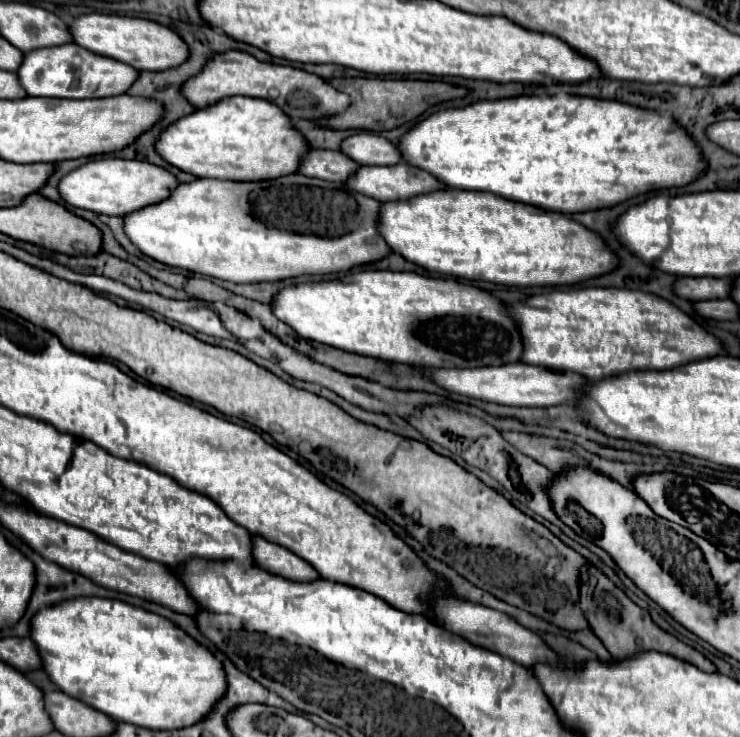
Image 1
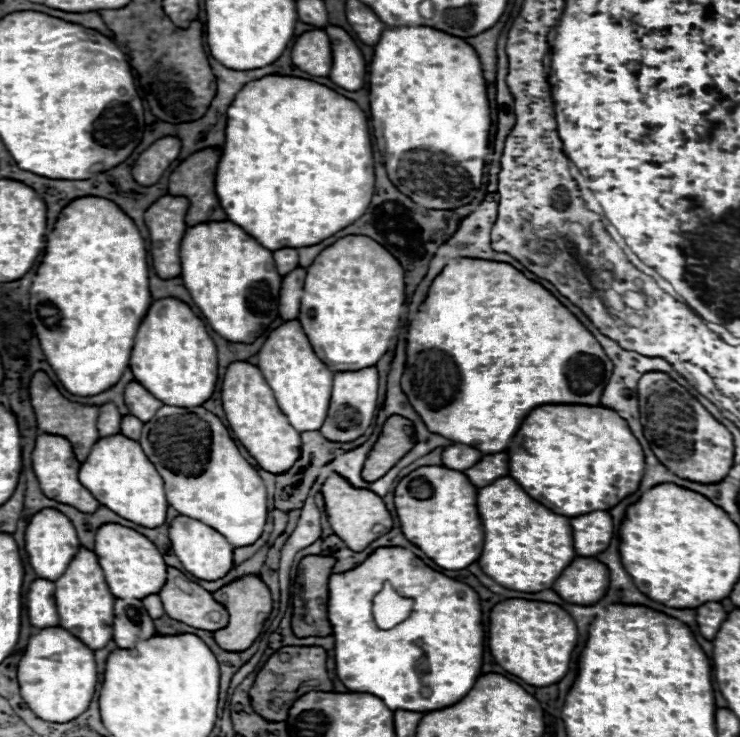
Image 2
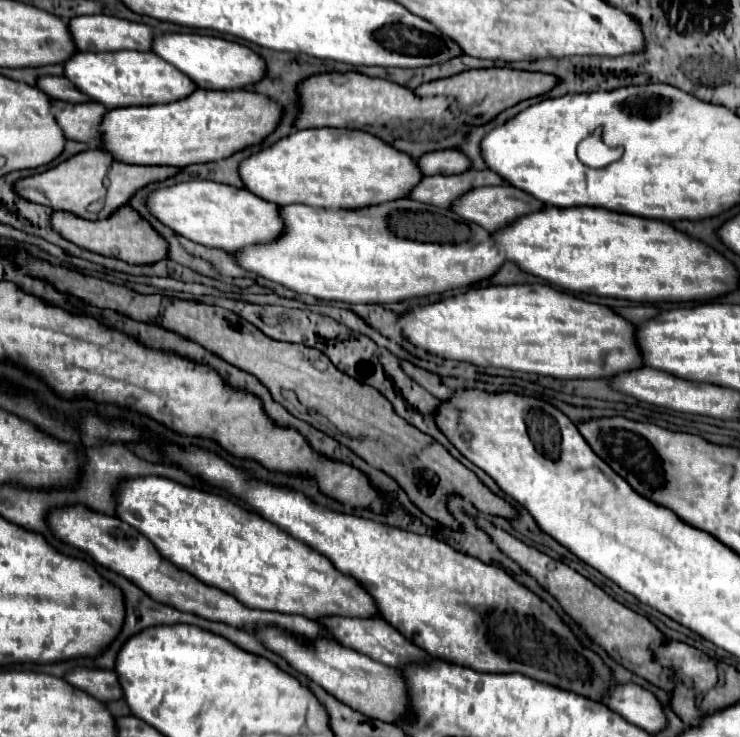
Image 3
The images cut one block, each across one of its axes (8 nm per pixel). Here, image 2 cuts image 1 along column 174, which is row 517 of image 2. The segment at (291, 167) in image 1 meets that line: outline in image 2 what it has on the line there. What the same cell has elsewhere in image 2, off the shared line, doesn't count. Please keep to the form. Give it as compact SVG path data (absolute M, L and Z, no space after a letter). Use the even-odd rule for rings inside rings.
M122 434L100 438L98 444L94 444L88 460L80 464L78 478L102 506L116 512L118 516L144 528L158 528L166 522L168 504L162 478L158 476L154 464L146 460L146 454L138 442L126 440Z

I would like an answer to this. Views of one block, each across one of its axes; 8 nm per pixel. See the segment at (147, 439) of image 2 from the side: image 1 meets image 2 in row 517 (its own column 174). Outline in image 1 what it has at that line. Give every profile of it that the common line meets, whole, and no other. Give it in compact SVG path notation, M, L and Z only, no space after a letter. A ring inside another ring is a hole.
M286 174L286 176L278 176L272 180L260 180L260 182L234 182L234 180L214 180L214 178L196 178L192 182L180 182L172 194L166 200L160 200L156 204L148 204L144 208L138 208L136 214L124 214L124 232L128 236L128 240L146 256L154 258L156 262L168 264L168 266L176 266L176 268L184 268L188 272L196 272L196 274L204 274L204 276L214 276L220 280L228 280L228 282L266 282L266 280L284 280L284 278L296 278L296 276L318 276L318 274L330 274L330 272L346 272L358 264L368 264L374 260L384 258L386 254L390 254L390 248L384 244L384 240L378 236L376 232L376 218L378 218L378 210L380 210L380 202L372 200L364 194L358 194L354 190L350 190L348 186L342 186L338 182L328 182L328 180L320 180L320 178L308 178L304 174Z

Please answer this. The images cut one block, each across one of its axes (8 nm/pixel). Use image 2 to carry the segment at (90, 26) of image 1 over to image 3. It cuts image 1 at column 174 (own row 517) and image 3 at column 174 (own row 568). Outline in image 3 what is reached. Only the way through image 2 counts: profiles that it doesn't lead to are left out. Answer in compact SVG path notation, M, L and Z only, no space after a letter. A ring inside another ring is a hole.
M158 34L152 48L160 58L174 64L180 72L192 78L198 88L216 88L216 90L236 90L258 84L266 76L266 62L248 46L230 42L218 36L202 34Z

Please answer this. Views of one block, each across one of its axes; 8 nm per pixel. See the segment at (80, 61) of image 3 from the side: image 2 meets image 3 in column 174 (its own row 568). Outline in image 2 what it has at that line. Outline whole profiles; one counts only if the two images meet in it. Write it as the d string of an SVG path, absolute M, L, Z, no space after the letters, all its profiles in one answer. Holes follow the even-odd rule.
M80 548L78 556L70 562L66 576L56 582L56 608L60 614L60 626L74 634L82 644L92 650L104 648L112 640L112 614L114 614L114 596L108 592L96 554Z

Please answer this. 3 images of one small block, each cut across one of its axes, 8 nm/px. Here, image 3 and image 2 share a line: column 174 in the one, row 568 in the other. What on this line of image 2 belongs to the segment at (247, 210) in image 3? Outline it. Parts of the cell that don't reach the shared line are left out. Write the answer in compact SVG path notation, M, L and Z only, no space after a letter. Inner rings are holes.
M186 516L174 518L170 524L170 544L186 572L200 580L218 580L226 576L234 566L234 548L228 544L228 540L198 520L190 520Z

